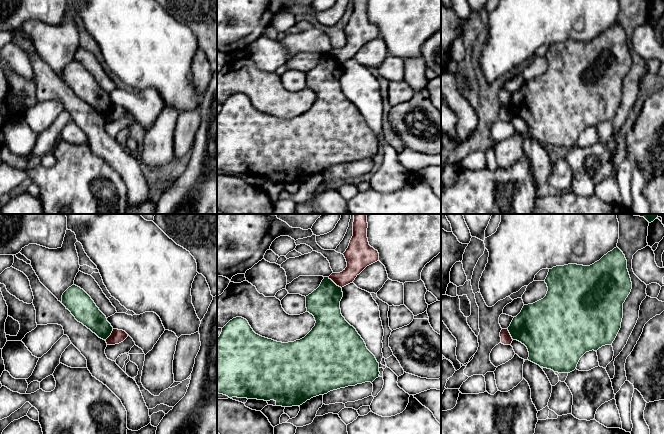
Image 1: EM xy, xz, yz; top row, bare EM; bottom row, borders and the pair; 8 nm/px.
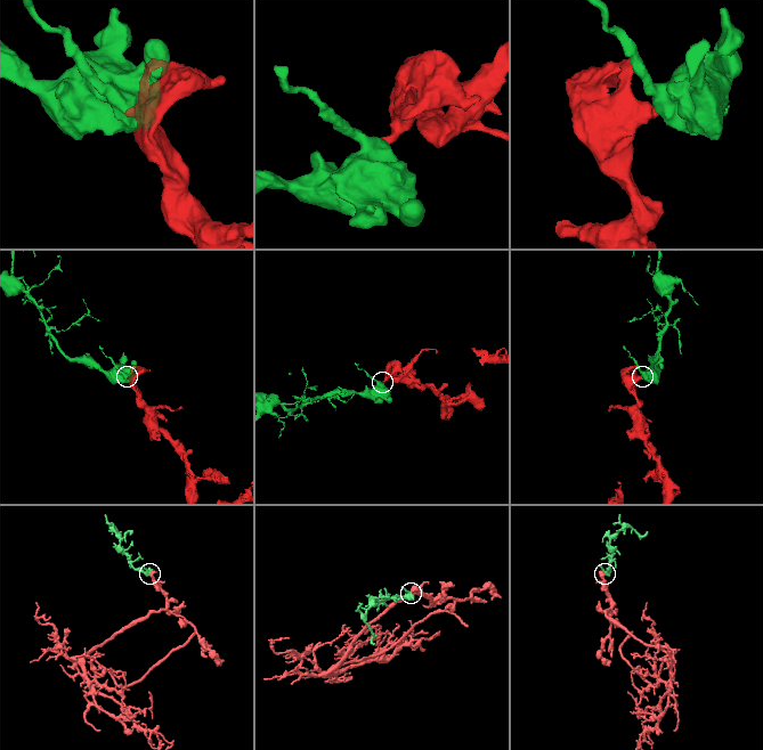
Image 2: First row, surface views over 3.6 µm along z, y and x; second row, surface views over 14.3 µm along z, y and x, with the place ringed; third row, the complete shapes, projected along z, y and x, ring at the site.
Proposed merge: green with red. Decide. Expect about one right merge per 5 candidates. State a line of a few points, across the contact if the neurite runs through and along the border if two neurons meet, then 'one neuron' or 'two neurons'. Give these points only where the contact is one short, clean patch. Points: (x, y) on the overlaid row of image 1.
line xz (328, 277), (341, 288); two neurons

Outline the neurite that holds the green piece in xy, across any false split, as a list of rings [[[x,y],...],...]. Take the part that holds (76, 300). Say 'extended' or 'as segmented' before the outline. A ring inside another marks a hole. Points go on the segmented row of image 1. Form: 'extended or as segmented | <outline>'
as segmented | [[[72,285],[62,295],[61,302],[75,319],[106,341],[113,327],[91,297],[80,287]]]

